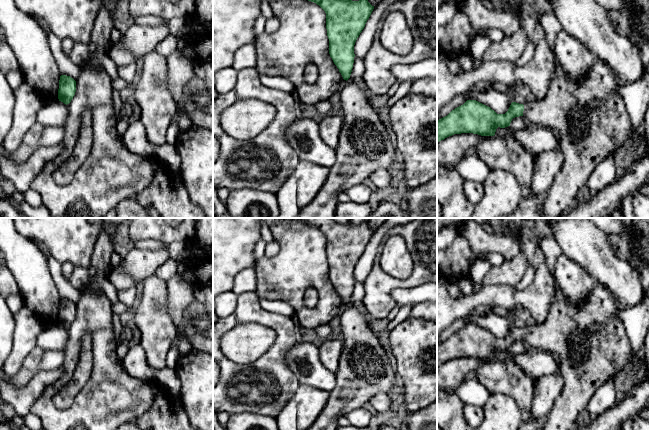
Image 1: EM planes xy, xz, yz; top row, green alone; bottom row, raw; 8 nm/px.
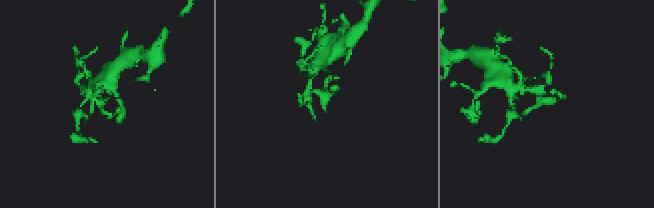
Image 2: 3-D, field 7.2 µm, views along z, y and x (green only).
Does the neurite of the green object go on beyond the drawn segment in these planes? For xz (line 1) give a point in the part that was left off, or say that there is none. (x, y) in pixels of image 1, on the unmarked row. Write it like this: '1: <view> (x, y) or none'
1: none

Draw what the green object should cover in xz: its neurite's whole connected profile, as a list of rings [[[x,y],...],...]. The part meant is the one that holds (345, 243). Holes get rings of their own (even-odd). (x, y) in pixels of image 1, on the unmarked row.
[[[302,218],[326,237],[329,278],[344,304],[350,302],[354,287],[354,269],[374,230],[367,223],[341,224],[333,218]]]

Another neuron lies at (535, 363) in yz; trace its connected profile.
[[[531,348],[525,353],[513,353],[511,350],[496,353],[497,360],[512,360],[531,378],[552,375],[560,372],[560,363],[550,352]]]

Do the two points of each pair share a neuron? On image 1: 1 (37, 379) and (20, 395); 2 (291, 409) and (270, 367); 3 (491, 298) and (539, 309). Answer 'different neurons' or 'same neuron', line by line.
1: same neuron
2: different neurons
3: same neuron

